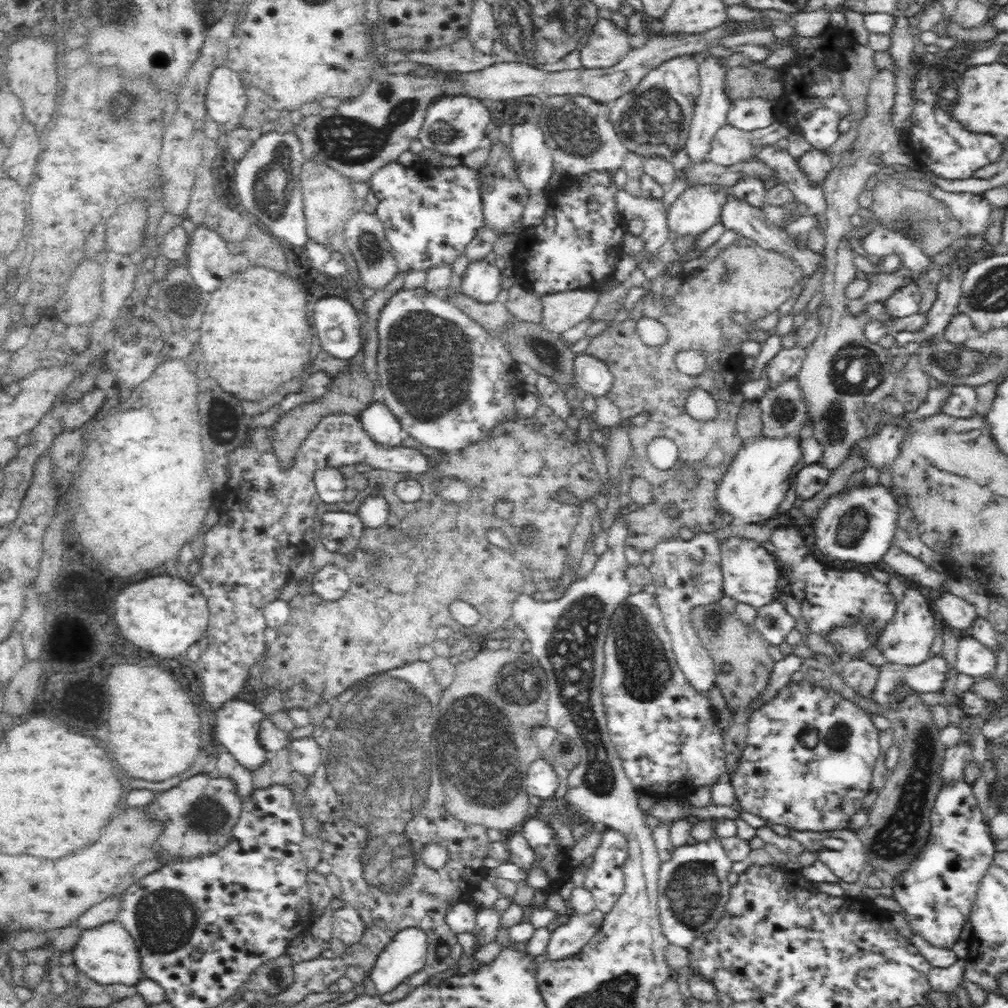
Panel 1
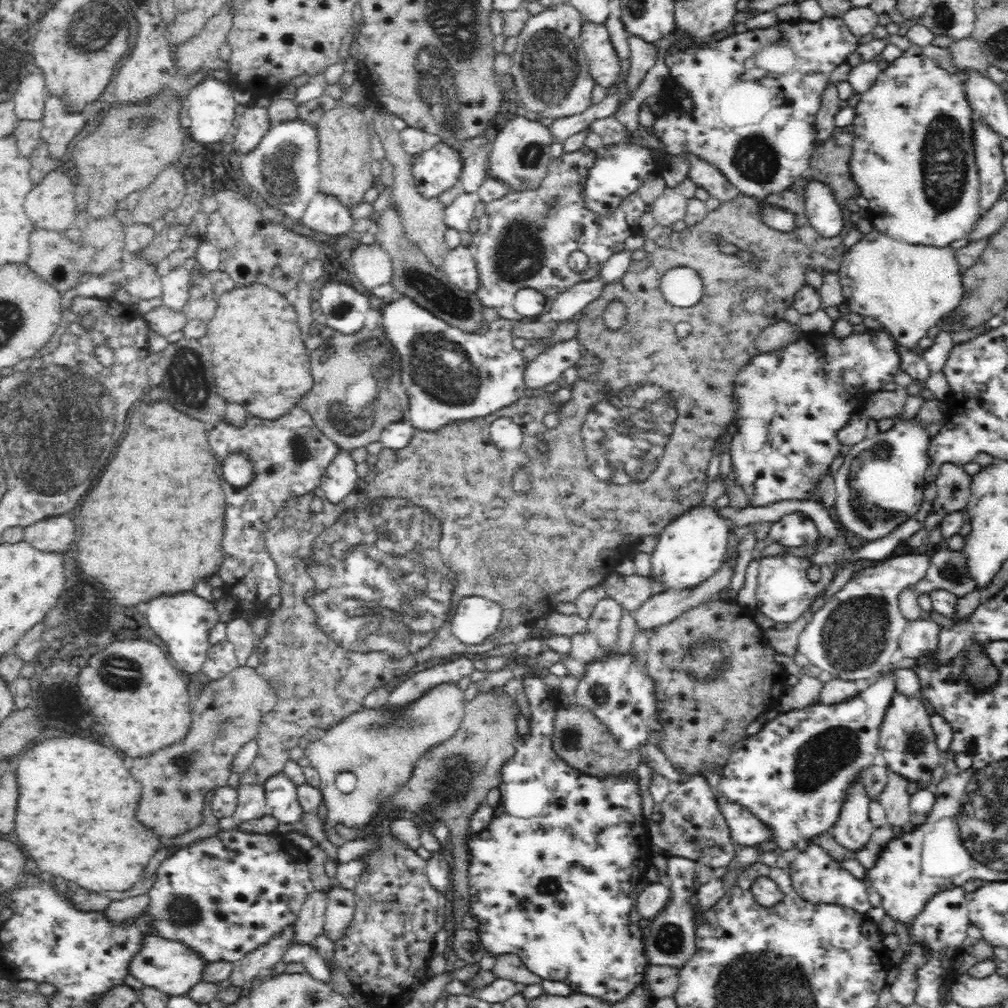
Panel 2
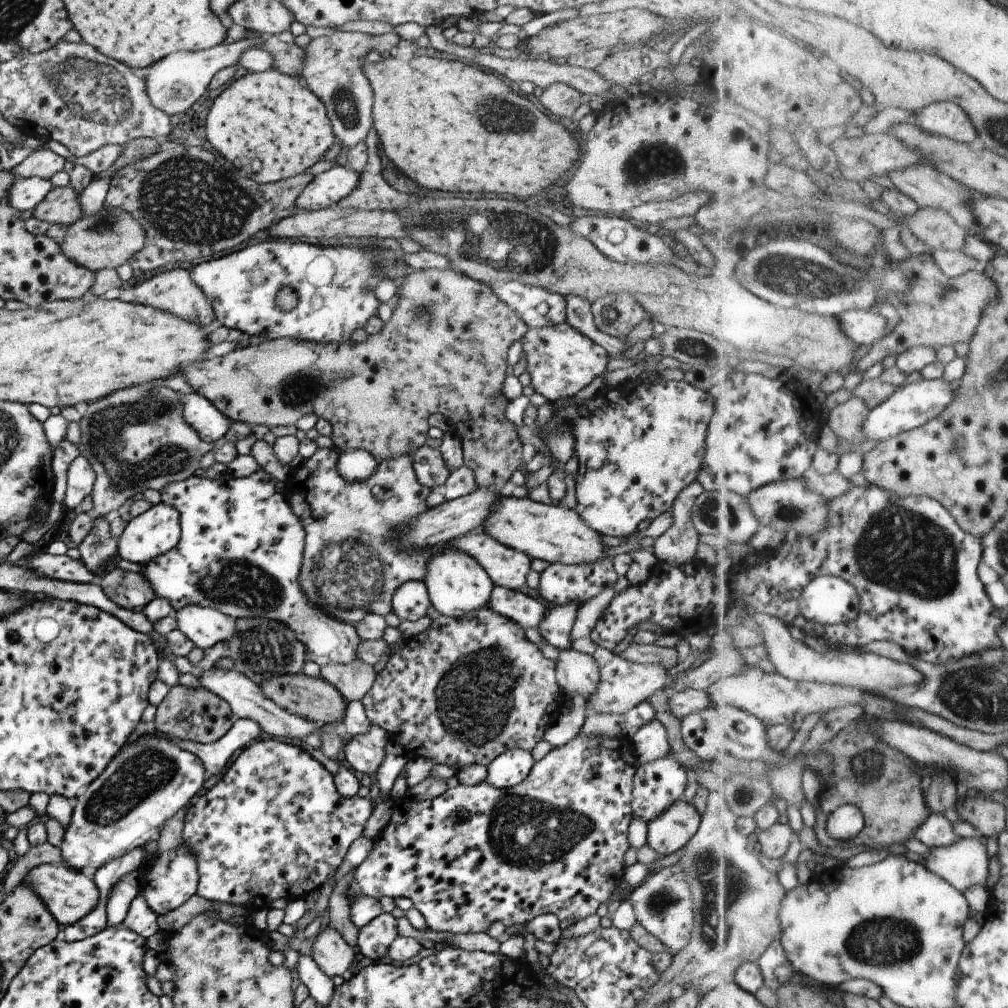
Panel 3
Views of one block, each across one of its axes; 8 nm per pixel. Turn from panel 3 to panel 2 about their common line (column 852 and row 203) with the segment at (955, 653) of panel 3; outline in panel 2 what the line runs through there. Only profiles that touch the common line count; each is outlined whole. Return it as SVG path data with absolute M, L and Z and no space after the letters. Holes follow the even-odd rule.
M586 145L574 152L566 152L559 157L553 157L546 176L540 186L534 191L510 191L495 202L486 204L485 212L475 220L474 234L469 249L476 261L480 286L476 294L480 302L497 311L498 316L515 322L524 318L517 314L513 307L513 296L520 288L536 288L546 295L548 302L554 300L568 287L584 280L597 278L602 265L613 255L625 251L624 242L630 236L639 233L640 218L646 212L646 203L637 194L629 195L610 216L596 216L586 208L582 199L582 190L588 169L596 160L595 151ZM572 252L584 252L588 256L589 267L584 272L574 272L568 265L568 258Z

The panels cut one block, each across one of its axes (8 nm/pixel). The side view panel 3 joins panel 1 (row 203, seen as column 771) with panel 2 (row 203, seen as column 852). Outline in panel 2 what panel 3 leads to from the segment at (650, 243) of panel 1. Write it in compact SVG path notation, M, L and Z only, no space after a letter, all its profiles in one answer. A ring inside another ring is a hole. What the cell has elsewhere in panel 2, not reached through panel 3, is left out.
M667 186L664 194L650 204L650 214L656 223L670 226L685 217L688 199L680 194L677 187Z

